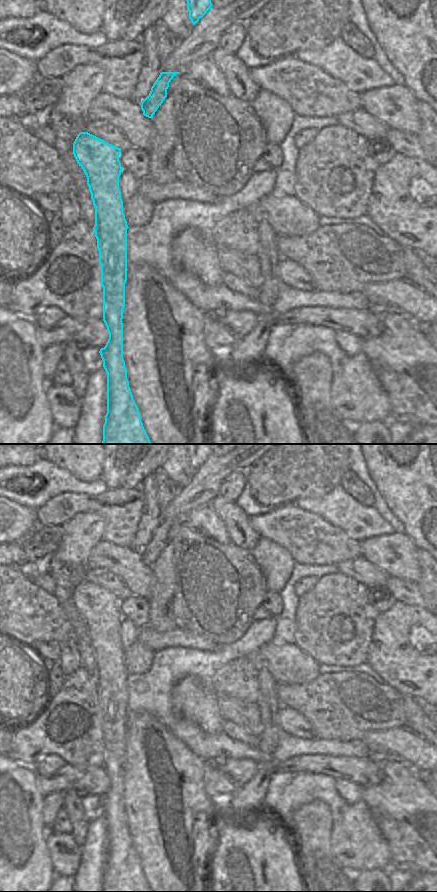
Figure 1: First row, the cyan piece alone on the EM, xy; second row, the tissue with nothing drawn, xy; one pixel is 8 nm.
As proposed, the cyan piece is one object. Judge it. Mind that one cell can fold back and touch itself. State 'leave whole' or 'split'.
split

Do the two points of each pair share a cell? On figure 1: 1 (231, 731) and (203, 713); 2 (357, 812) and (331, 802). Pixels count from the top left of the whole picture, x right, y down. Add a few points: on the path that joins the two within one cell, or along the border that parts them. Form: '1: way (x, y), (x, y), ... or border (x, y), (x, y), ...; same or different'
1: border (224, 720), (222, 731); different
2: border (346, 805), (341, 809), (339, 817), (334, 821); different

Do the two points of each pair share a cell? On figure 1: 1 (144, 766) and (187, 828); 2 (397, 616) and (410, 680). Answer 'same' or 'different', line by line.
1: same
2: same

